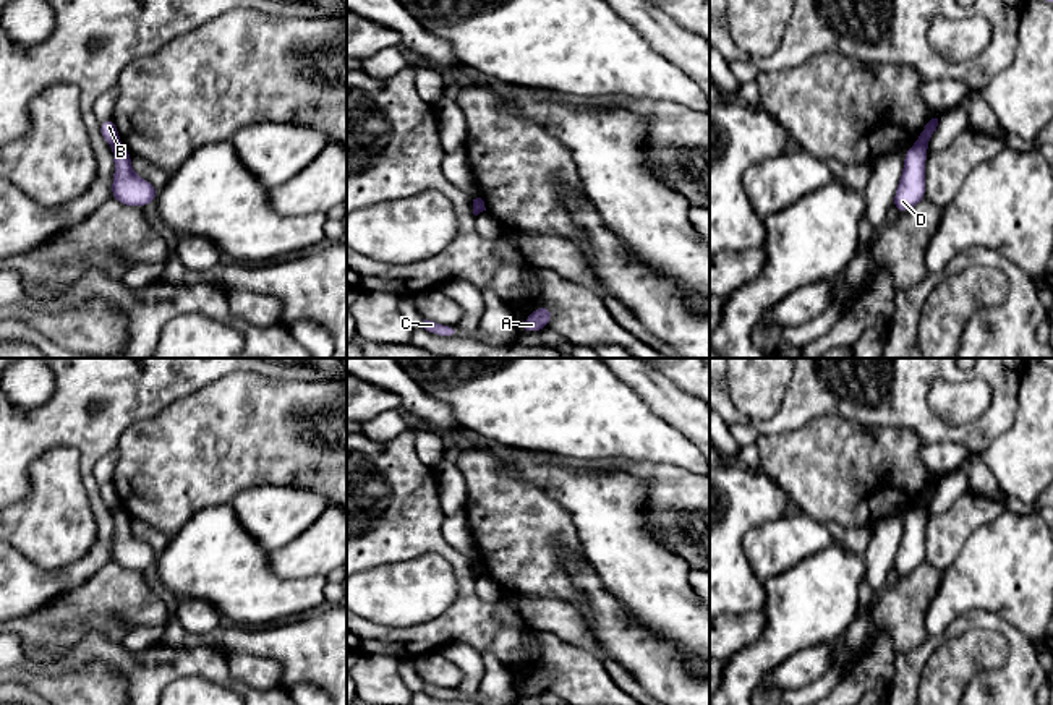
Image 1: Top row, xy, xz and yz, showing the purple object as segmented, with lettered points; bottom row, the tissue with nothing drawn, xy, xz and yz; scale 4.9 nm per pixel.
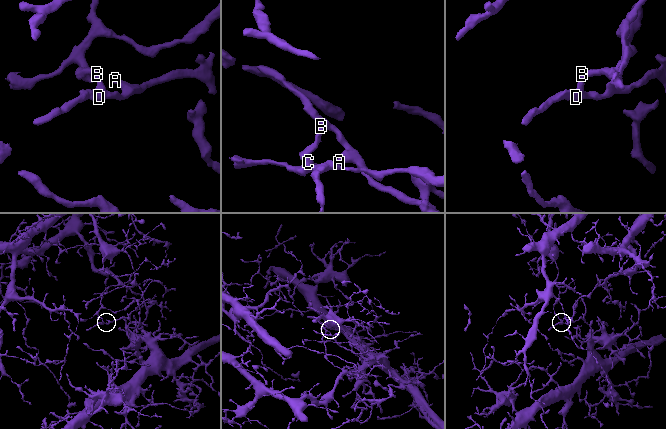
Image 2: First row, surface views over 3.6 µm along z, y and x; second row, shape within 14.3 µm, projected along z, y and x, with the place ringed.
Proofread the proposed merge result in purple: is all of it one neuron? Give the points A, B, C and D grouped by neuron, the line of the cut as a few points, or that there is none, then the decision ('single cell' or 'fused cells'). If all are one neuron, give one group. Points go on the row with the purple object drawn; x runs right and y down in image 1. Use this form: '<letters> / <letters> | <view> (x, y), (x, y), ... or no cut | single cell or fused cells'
A D / B C | yz (917, 141), (925, 145) | fused cells

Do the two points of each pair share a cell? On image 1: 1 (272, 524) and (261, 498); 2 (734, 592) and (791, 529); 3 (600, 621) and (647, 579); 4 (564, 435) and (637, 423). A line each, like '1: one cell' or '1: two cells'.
1: one cell
2: two cells
3: two cells
4: one cell

